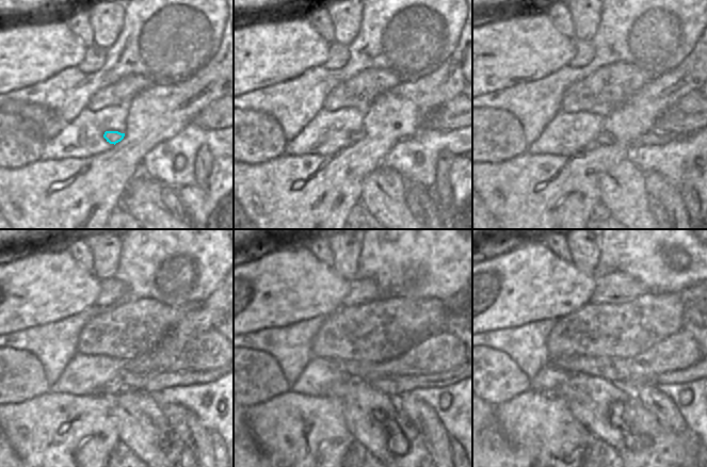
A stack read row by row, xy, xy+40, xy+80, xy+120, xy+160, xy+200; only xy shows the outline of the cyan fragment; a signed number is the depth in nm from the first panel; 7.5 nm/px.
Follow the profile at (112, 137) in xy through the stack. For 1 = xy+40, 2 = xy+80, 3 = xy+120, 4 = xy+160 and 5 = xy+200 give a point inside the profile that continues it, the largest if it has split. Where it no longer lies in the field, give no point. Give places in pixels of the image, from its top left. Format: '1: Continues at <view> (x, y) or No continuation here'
1: Continues at xy+40 (357, 135)
2: Continues at xy+80 (604, 139)
3: Continues at xy+120 (150, 382)
4: Continues at xy+160 (394, 386)
5: Continues at xy+200 (689, 374)

